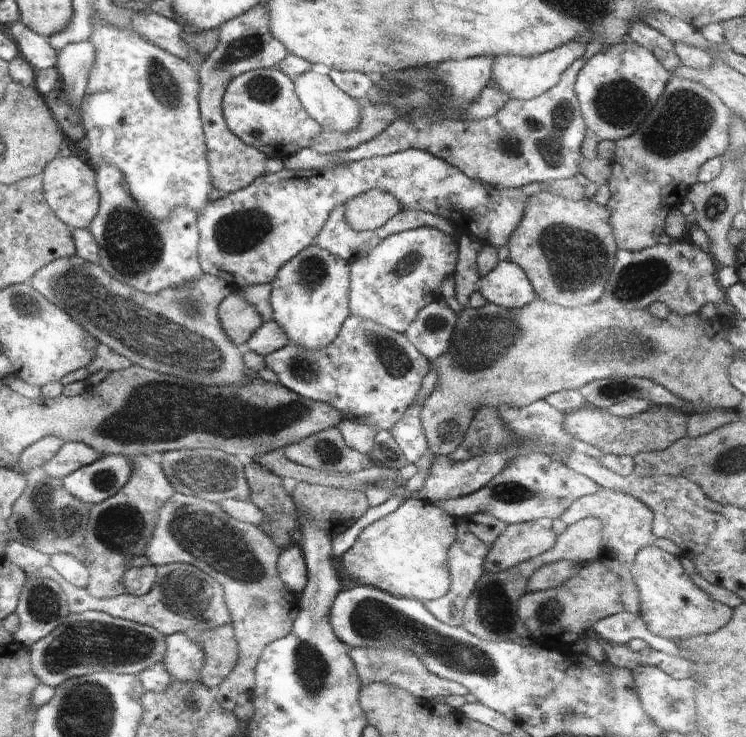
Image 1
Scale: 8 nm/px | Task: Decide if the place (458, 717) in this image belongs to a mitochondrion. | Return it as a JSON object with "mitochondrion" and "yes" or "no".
{"mitochondrion":"no"}

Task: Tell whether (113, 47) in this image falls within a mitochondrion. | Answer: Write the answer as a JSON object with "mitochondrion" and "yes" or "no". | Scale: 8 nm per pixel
{"mitochondrion":"no"}

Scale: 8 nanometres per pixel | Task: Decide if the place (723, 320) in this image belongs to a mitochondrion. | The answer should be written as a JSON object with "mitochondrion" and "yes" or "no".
{"mitochondrion":"no"}

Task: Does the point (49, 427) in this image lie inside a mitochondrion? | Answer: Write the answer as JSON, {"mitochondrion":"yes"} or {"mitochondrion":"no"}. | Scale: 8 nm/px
{"mitochondrion":"no"}

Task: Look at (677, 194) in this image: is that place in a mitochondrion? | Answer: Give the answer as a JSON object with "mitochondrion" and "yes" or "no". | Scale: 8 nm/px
{"mitochondrion":"no"}

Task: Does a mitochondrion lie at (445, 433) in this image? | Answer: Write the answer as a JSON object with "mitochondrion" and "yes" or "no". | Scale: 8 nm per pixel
{"mitochondrion":"yes"}

